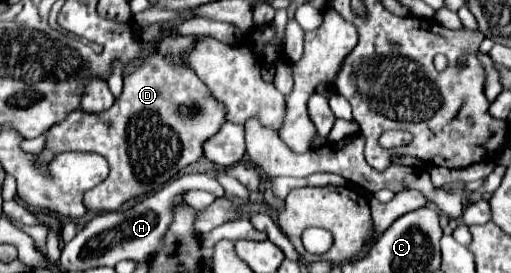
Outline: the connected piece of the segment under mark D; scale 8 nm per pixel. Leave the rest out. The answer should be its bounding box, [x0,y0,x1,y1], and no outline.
[38,35,226,213]

